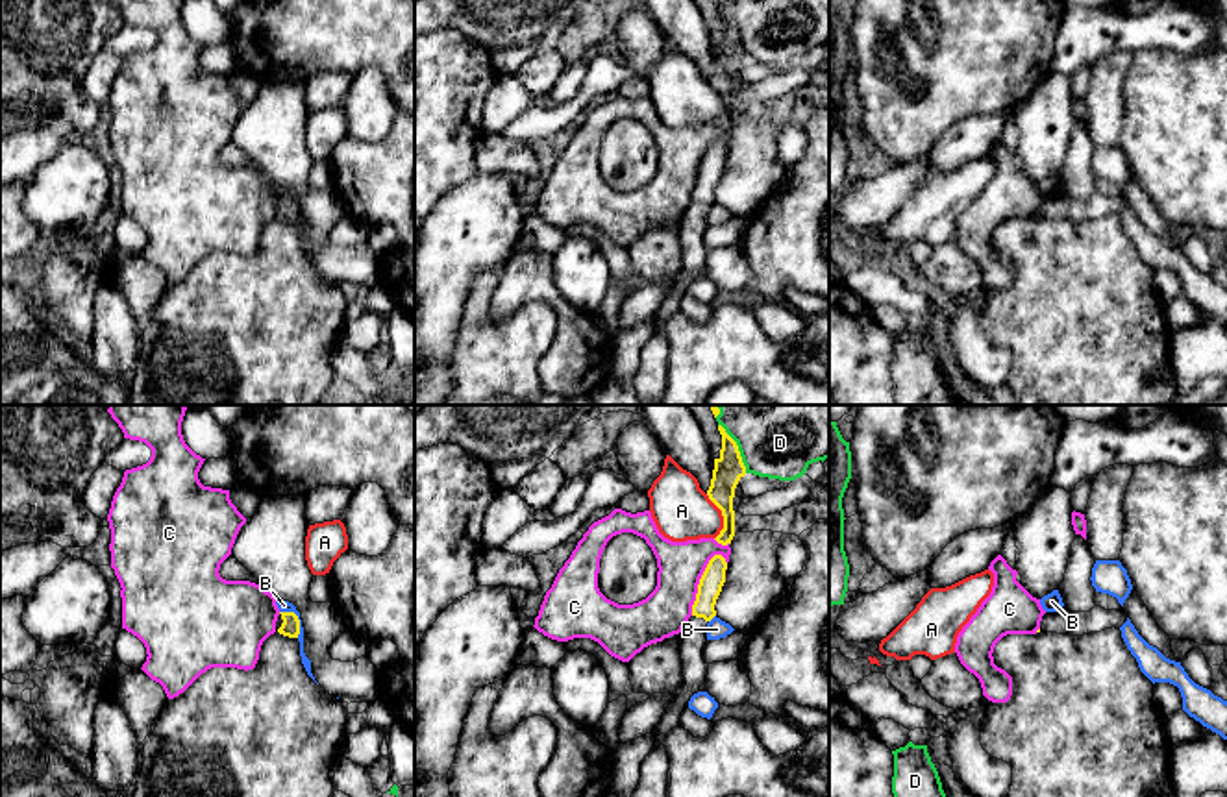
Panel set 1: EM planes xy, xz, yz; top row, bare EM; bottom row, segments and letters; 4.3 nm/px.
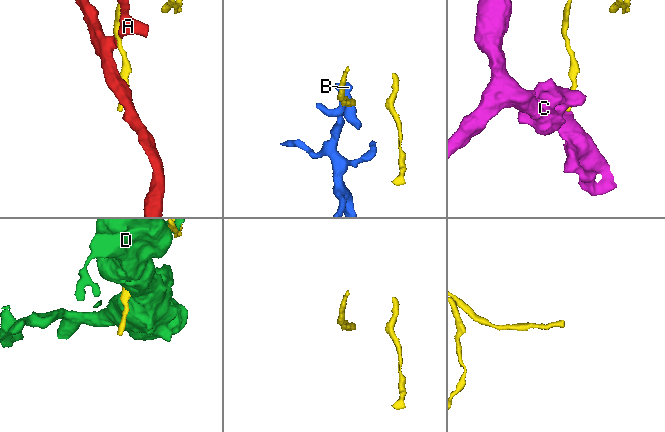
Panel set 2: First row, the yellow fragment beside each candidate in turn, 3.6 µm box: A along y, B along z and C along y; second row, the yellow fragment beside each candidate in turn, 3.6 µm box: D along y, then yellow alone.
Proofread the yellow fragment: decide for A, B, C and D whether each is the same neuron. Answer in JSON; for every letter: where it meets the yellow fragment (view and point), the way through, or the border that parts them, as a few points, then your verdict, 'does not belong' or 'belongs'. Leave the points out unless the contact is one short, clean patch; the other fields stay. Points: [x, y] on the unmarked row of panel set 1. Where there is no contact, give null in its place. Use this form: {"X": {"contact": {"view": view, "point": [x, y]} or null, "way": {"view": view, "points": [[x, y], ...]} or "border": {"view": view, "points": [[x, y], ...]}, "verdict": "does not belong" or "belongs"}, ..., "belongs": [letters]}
{"A": {"contact": {"view": "xz", "point": [722, 100]}, "verdict": "does not belong"}, "B": {"contact": {"view": "xy", "point": [297, 204]}, "border": {"view": "xy", "points": [[280, 196], [291, 196], [297, 202], [298, 222]]}, "verdict": "does not belong"}, "C": {"contact": {"view": "xz", "point": [700, 169]}, "border": {"view": "xz", "points": [[720, 139], [709, 147], [700, 165], [691, 200]]}, "verdict": "does not belong"}, "D": {"contact": {"view": "xz", "point": [737, 34]}, "verdict": "does not belong"}, "belongs": []}

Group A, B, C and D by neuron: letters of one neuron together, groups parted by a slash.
A / B / C / D

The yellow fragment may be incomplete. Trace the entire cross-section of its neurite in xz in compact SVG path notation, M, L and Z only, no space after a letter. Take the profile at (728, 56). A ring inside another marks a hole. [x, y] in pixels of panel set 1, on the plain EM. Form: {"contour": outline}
{"contour": "M718 11L718 17L722 20L722 35L720 43L714 44L714 55L707 81L724 102L724 115L714 126L722 131L727 131L735 122L735 74L746 61L746 52L742 48L737 28L725 18L722 11Z"}

